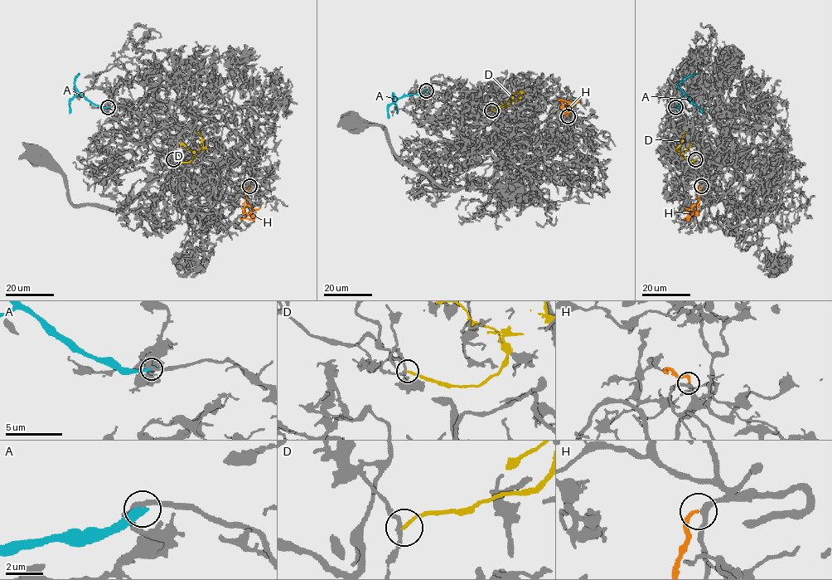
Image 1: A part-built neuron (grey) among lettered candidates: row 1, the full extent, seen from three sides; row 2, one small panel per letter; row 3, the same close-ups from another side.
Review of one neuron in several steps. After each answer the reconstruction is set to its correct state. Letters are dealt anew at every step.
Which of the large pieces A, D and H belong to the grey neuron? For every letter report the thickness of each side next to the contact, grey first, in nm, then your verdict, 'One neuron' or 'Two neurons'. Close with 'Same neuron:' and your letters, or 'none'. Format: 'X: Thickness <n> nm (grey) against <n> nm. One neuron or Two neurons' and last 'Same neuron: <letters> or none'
A: Thickness 320 nm (grey) against 360 nm. Two neurons
D: Thickness 190 nm (grey) against 170 nm. Two neurons
H: Thickness 280 nm (grey) against 240 nm. One neuron
Same neuron: H

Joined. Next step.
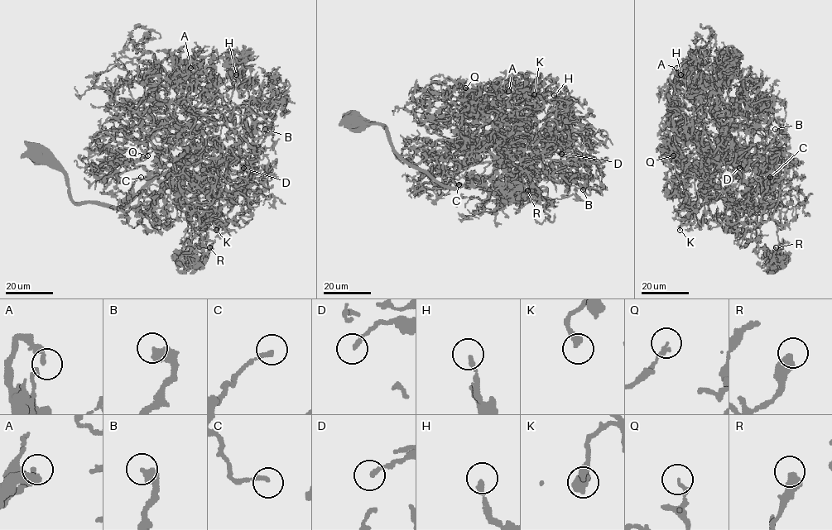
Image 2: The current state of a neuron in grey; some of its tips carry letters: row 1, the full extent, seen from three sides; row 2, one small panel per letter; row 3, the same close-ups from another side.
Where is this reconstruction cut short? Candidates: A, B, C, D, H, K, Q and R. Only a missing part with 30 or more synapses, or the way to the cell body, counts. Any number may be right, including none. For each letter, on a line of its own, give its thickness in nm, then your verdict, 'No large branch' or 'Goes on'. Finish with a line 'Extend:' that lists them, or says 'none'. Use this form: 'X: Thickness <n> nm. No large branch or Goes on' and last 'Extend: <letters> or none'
A: Thickness 200 nm. No large branch
B: Thickness 440 nm. No large branch
C: Thickness 200 nm. No large branch
D: Thickness 200 nm. No large branch
H: Thickness 190 nm. No large branch
K: Thickness 340 nm. No large branch
Q: Thickness 190 nm. No large branch
R: Thickness 500 nm. No large branch
Extend: none

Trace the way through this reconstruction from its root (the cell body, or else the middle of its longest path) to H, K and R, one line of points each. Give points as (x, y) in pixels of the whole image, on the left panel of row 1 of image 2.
H: (41, 154), (74, 202), (117, 207), (176, 165), (195, 120), (241, 124), (250, 100), (236, 74)
K: (41, 154), (74, 202), (113, 207), (185, 151), (208, 159), (218, 195), (194, 207), (216, 211), (216, 230)
R: (41, 154), (74, 202), (113, 207), (185, 151), (209, 159), (215, 171), (178, 207), (196, 264), (209, 247)

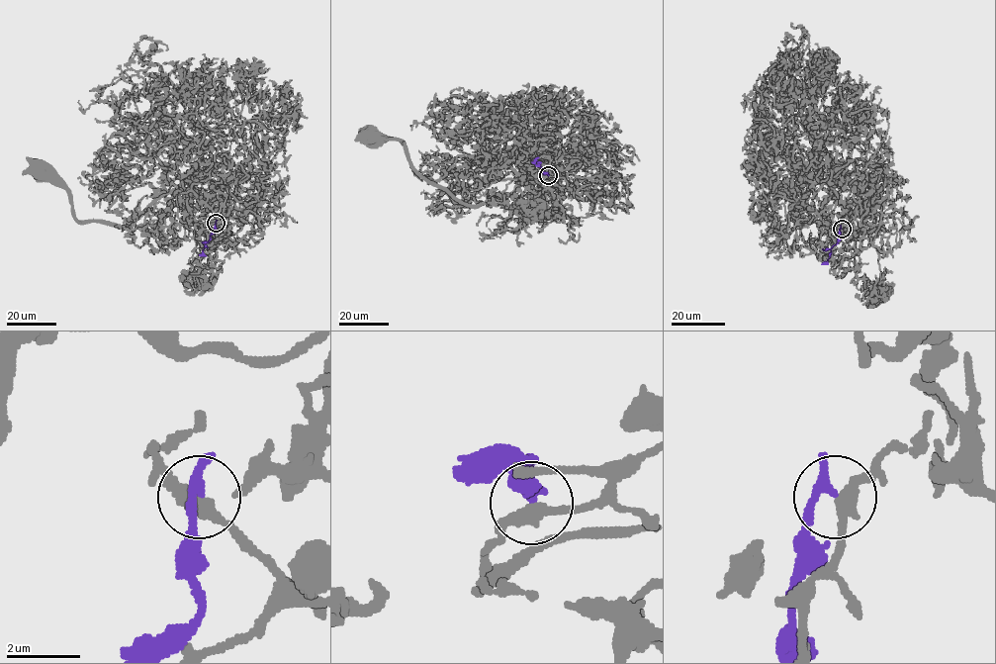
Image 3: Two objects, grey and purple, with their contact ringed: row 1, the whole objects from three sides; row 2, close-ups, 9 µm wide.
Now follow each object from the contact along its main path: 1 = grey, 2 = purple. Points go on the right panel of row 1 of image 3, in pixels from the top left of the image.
1: (841, 229), (860, 204), (855, 160), (848, 179), (873, 214), (866, 232), (820, 224), (798, 171)
2: (841, 229), (828, 260), (821, 264)

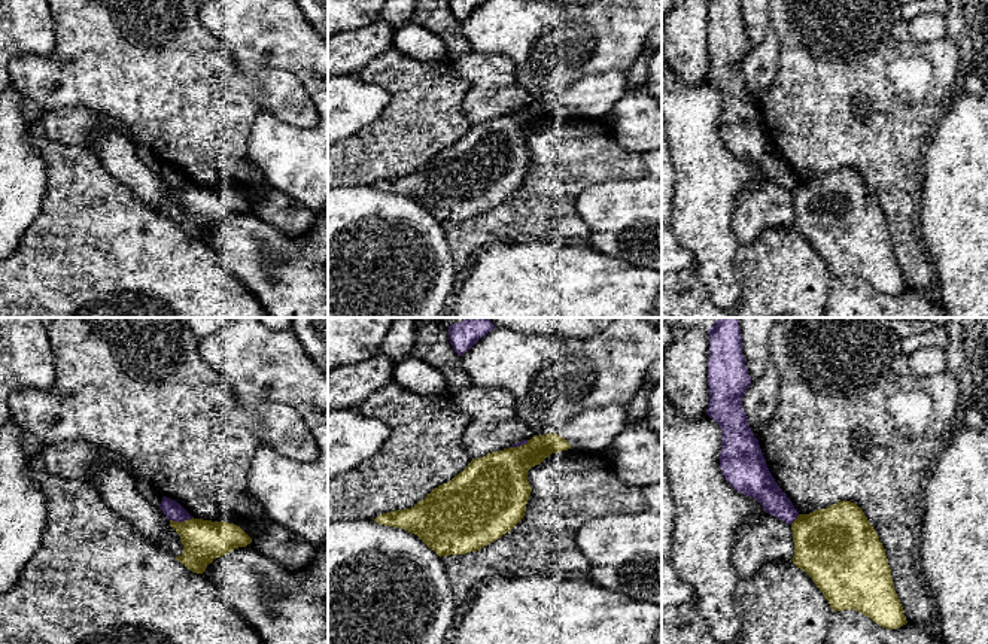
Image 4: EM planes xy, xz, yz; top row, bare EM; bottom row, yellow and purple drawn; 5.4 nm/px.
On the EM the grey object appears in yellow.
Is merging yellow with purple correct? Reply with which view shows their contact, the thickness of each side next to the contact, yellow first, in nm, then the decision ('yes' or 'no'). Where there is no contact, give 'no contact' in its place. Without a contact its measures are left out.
xy | 220/100 nm | no

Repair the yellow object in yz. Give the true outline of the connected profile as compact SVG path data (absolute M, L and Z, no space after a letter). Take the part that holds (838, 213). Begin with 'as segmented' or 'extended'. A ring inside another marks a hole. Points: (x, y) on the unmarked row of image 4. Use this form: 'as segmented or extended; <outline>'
as segmented; M839 167L791 189L793 230L824 259L833 277L855 276L879 292L908 289L885 215L863 176Z

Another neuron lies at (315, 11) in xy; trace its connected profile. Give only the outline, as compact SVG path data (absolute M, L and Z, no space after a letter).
M295 0L307 24L328 45L328 0Z

